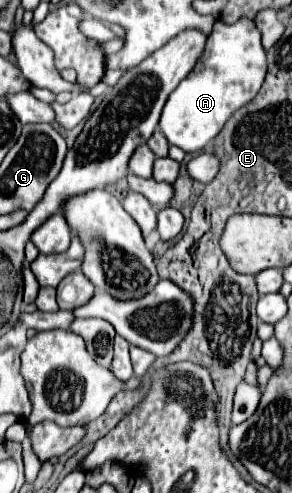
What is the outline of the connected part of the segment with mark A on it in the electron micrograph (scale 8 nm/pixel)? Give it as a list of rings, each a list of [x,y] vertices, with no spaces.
[[[242,18],[234,24],[216,22],[212,34],[208,36],[204,56],[164,104],[158,126],[168,144],[178,146],[184,152],[202,150],[218,136],[226,120],[258,94],[264,74],[266,50],[262,48],[256,24],[248,18]]]

